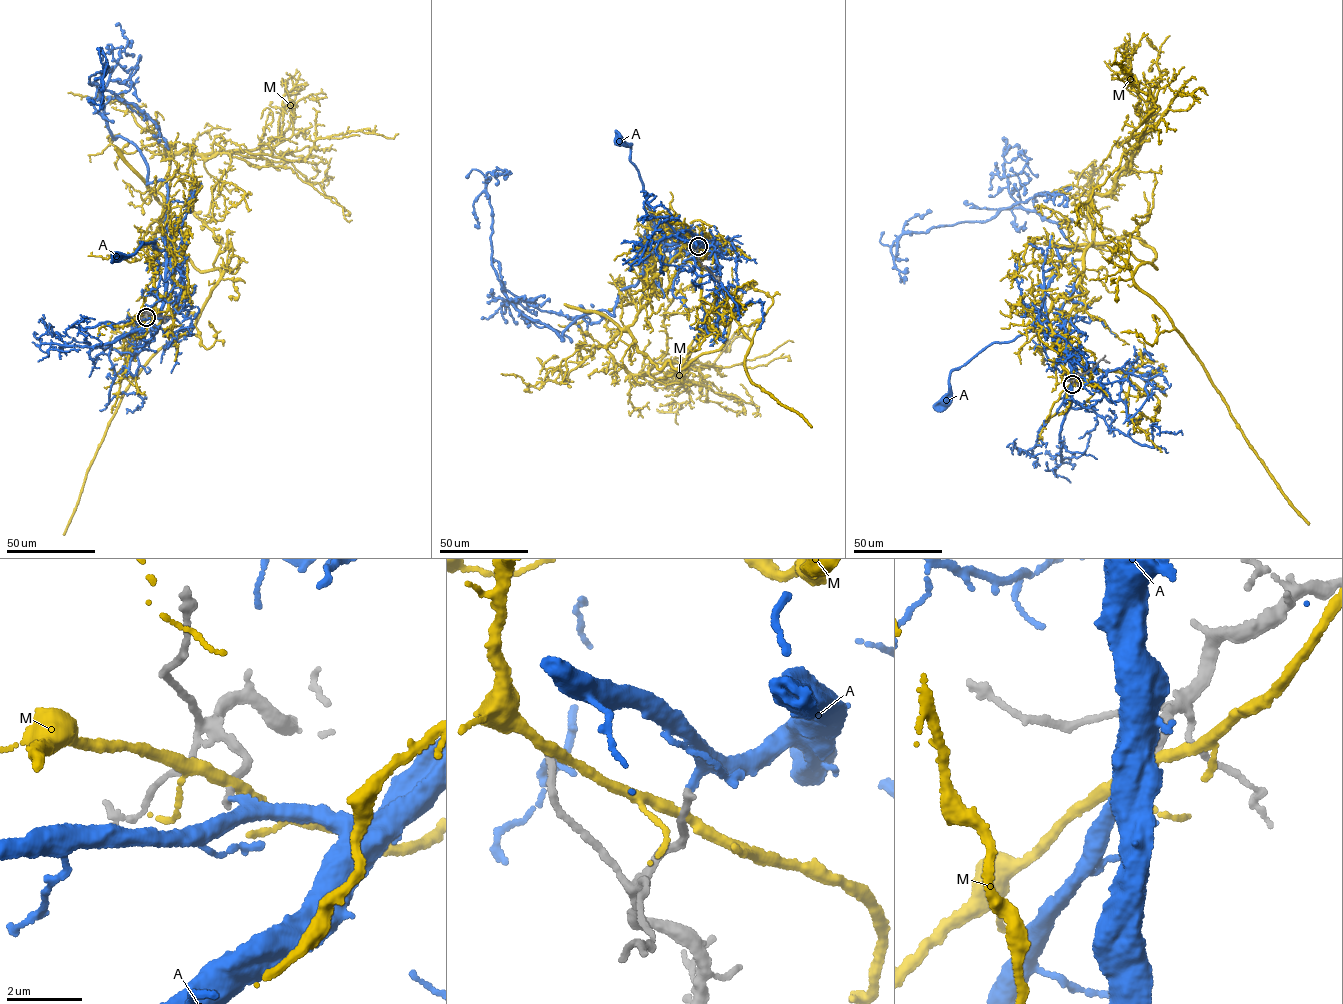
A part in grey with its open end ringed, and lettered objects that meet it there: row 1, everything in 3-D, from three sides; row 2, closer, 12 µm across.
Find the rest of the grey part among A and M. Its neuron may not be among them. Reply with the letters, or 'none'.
A

